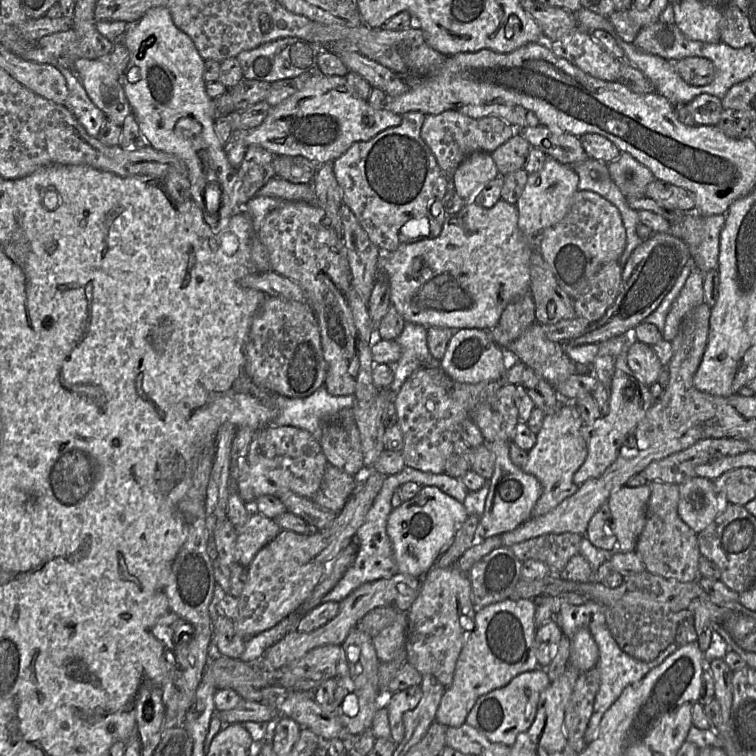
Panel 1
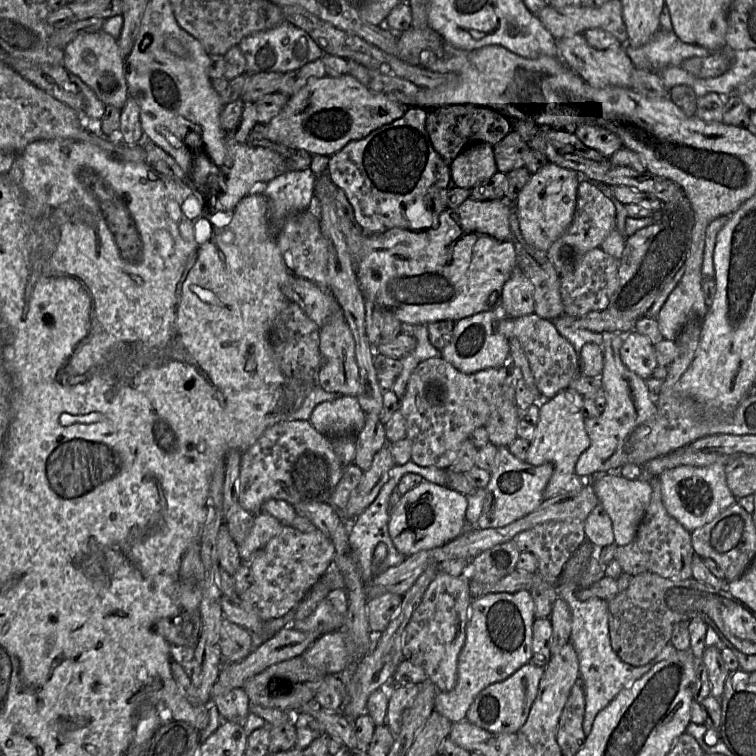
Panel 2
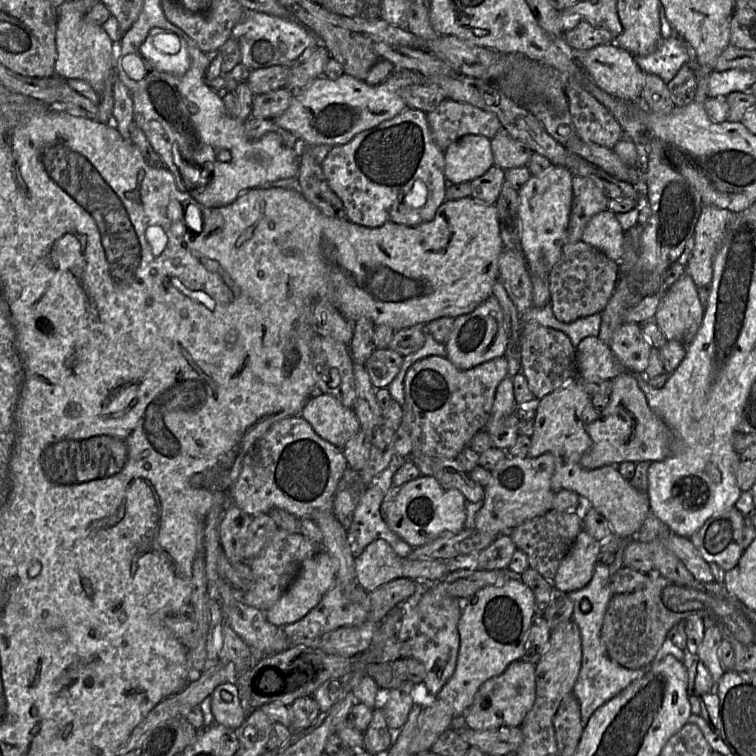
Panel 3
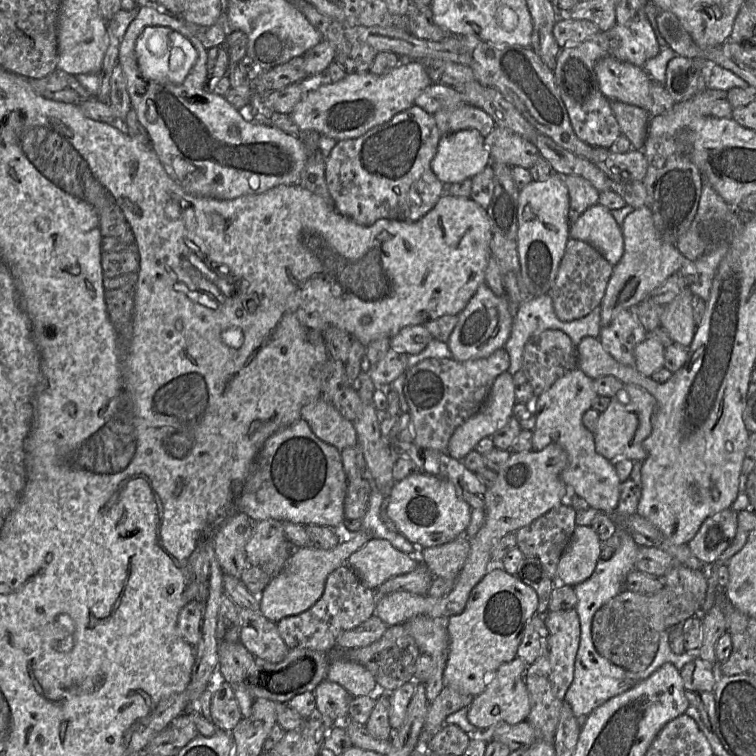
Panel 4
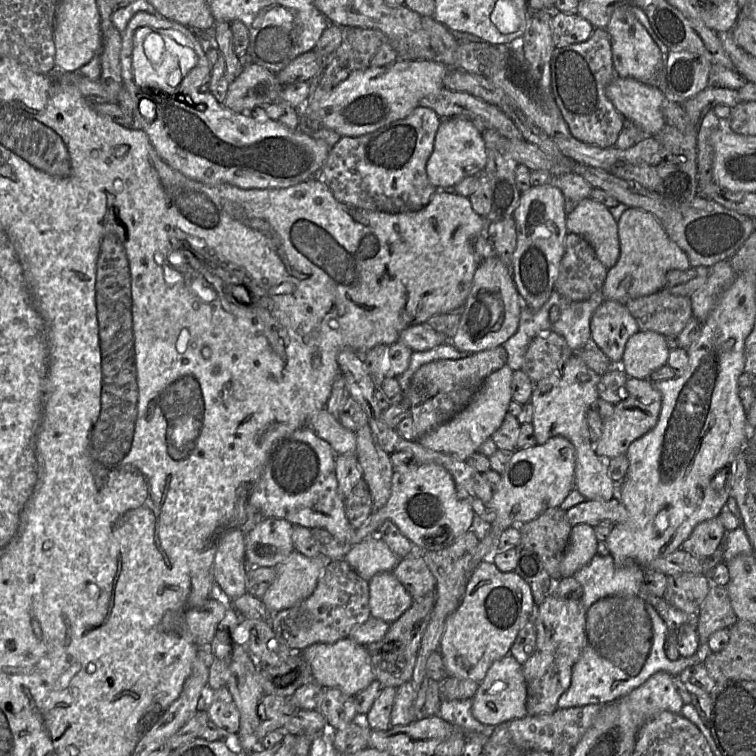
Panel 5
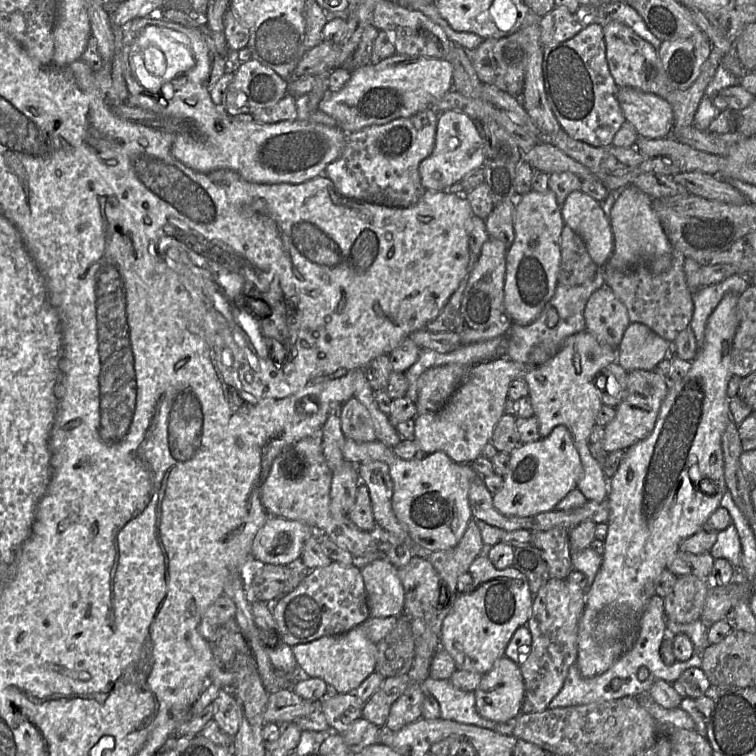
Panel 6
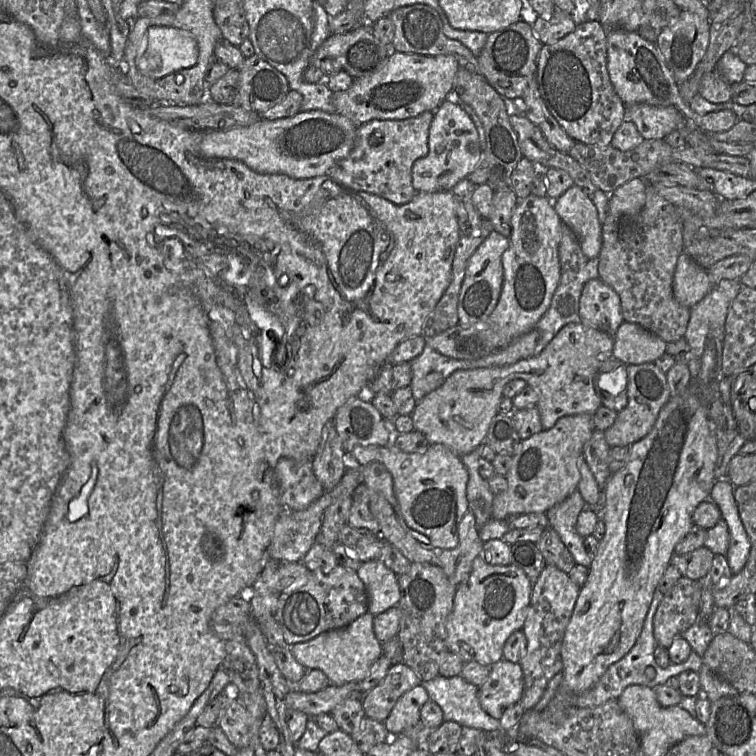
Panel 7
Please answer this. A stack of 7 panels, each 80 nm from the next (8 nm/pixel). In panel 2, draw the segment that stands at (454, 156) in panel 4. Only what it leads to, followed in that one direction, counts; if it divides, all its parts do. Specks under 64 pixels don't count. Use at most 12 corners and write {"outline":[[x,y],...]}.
{"outline":[[469,145],[449,164],[471,189],[498,171],[493,145]]}

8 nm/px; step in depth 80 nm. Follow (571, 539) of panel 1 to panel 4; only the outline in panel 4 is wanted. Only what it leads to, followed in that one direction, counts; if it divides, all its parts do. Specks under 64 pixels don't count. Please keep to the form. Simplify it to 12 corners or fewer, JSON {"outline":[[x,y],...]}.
{"outline":[[559,505],[515,532],[552,581],[577,526]]}

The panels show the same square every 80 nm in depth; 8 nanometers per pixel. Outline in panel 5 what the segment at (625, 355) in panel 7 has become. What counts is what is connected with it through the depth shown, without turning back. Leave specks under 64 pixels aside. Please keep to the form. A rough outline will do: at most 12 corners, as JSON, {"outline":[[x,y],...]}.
{"outline":[[639,330],[619,367],[647,379],[667,363],[665,336]]}

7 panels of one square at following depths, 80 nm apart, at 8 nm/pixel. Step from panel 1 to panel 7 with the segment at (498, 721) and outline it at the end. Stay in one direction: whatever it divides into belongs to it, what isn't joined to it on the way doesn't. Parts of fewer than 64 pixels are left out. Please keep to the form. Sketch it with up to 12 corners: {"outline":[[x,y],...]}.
{"outline":[[502,658],[479,687],[481,707],[500,719],[524,693],[520,663]]}

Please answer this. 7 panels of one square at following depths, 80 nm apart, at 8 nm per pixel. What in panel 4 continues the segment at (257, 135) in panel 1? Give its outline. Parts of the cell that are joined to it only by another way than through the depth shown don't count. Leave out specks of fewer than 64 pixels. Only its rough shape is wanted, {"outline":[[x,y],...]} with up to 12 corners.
{"outline":[[421,61],[307,86],[300,130],[356,139],[412,107]]}

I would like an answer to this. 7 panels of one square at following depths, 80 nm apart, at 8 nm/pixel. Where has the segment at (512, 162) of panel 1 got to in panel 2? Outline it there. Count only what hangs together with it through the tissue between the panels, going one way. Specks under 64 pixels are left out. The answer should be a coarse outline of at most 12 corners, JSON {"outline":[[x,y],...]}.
{"outline":[[517,131],[493,145],[497,170],[525,167],[532,151]]}

